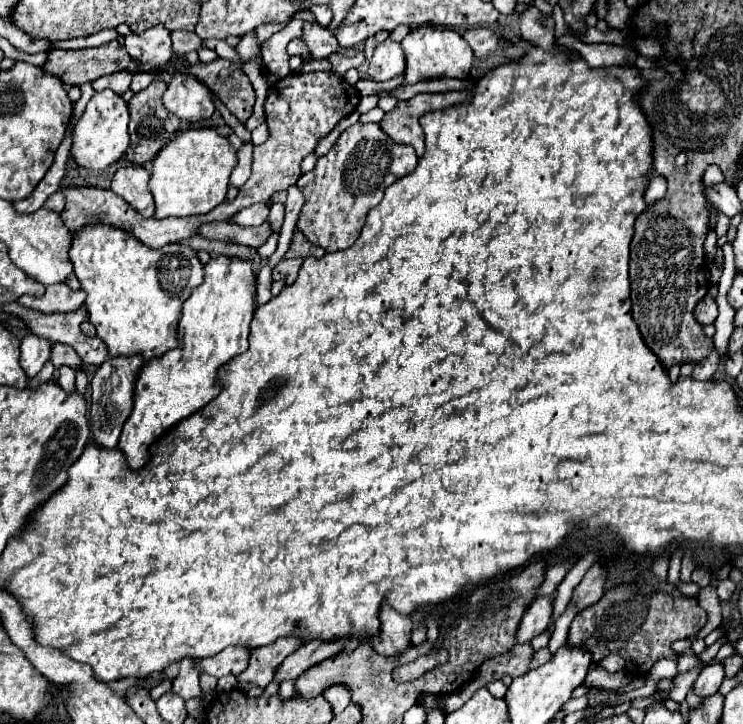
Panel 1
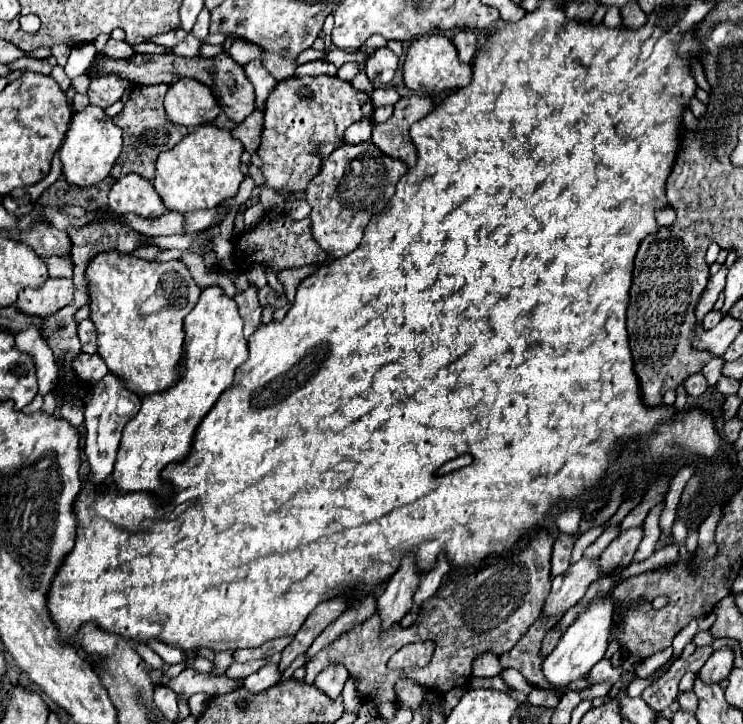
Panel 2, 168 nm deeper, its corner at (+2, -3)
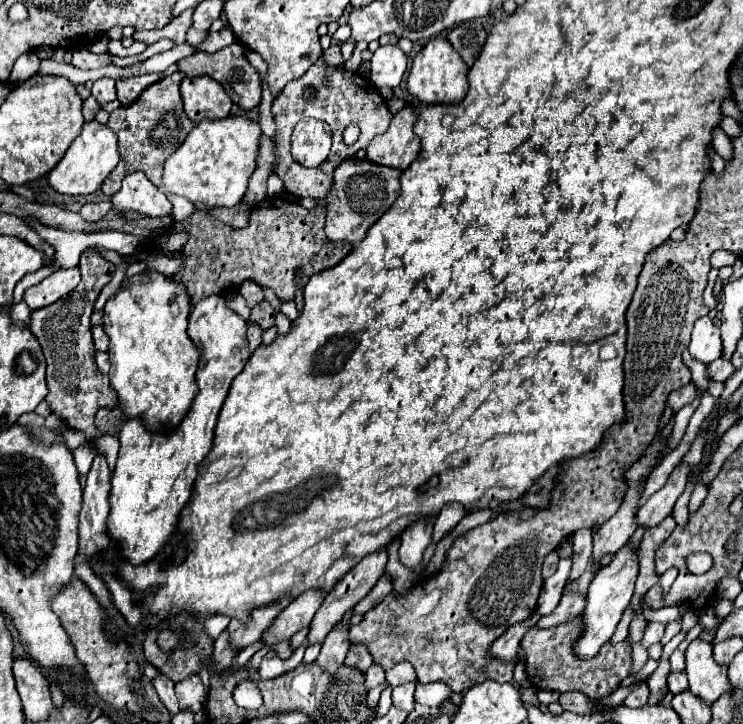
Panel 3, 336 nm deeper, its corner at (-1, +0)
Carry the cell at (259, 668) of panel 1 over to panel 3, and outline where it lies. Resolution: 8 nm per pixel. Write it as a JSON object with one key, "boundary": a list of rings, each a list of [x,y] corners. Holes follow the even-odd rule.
{"boundary":[[[380,549],[380,553],[372,553],[372,555],[364,557],[364,561],[360,561],[360,565],[356,565],[356,569],[352,569],[352,573],[348,573],[348,577],[344,577],[344,581],[336,583],[336,589],[332,589],[332,593],[328,593],[322,607],[316,611],[316,615],[312,619],[308,643],[322,643],[324,641],[326,633],[340,621],[340,617],[370,593],[370,589],[376,585],[376,581],[384,575],[386,563],[388,563],[388,551]]]}

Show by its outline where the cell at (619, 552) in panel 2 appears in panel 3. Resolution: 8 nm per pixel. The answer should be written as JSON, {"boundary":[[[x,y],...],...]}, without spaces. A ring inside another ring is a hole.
{"boundary":[[[686,463],[676,465],[676,469],[668,477],[668,483],[660,491],[656,491],[640,507],[640,511],[638,511],[638,525],[646,525],[646,529],[652,529],[658,523],[662,523],[668,515],[672,515],[674,503],[682,495],[690,471],[692,471],[692,465],[686,465]]]}

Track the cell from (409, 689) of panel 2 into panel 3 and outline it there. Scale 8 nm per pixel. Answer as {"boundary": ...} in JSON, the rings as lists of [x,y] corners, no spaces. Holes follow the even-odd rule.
{"boundary":[[[396,663],[392,669],[386,671],[386,681],[396,687],[396,685],[402,685],[402,683],[408,683],[408,681],[414,681],[416,679],[416,673],[412,669],[410,663]]]}

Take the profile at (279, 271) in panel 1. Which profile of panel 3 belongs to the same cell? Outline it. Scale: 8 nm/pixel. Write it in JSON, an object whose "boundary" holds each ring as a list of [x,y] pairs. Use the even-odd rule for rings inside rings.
{"boundary":[[[262,301],[260,305],[256,305],[254,309],[252,309],[252,315],[250,315],[250,323],[254,323],[254,325],[258,325],[262,331],[266,331],[266,329],[270,329],[272,325],[275,323],[276,311],[270,307],[270,303],[268,301]]]}

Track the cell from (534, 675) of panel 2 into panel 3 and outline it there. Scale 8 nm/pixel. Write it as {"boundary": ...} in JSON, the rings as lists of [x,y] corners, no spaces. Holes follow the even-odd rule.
{"boundary":[[[578,615],[558,627],[550,627],[550,629],[532,627],[524,635],[522,647],[526,651],[526,673],[528,673],[528,681],[536,689],[550,689],[558,693],[580,691],[590,699],[600,699],[612,693],[614,689],[618,689],[622,679],[626,679],[632,673],[632,647],[628,639],[616,645],[608,641],[604,649],[600,649],[600,653],[592,657],[592,661],[584,661],[576,657],[576,653],[572,653],[572,645],[576,645],[576,637],[580,637],[582,631],[584,631],[584,623],[580,621]]]}

